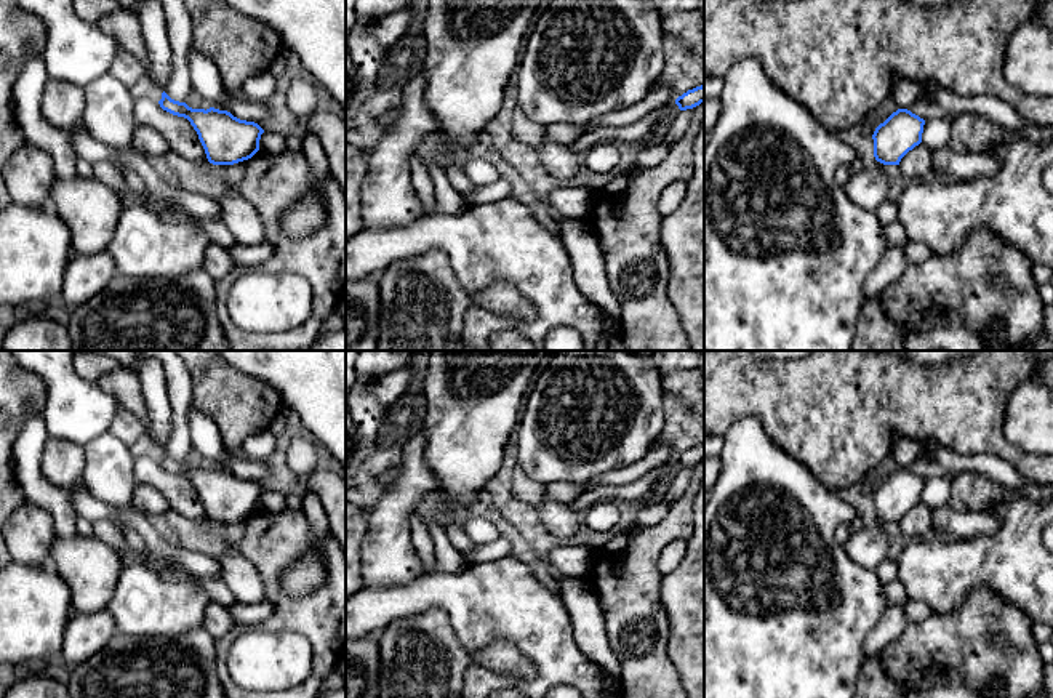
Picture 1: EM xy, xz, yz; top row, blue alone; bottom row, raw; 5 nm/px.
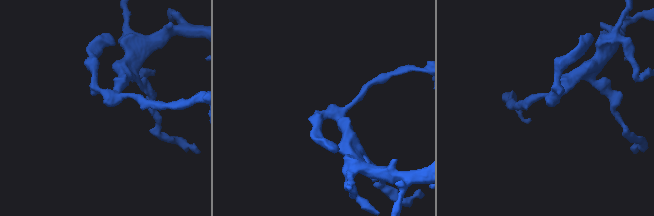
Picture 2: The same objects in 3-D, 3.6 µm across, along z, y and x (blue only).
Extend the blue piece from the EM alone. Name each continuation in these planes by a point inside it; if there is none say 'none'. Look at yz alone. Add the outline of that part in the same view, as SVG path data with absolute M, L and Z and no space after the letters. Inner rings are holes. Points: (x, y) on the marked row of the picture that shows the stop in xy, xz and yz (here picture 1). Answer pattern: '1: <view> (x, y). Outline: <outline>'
1: yz (868, 189). Outline: M877 160L866 163L858 174L850 176L843 191L851 203L861 207L863 210L875 211L880 203L888 200L885 165Z

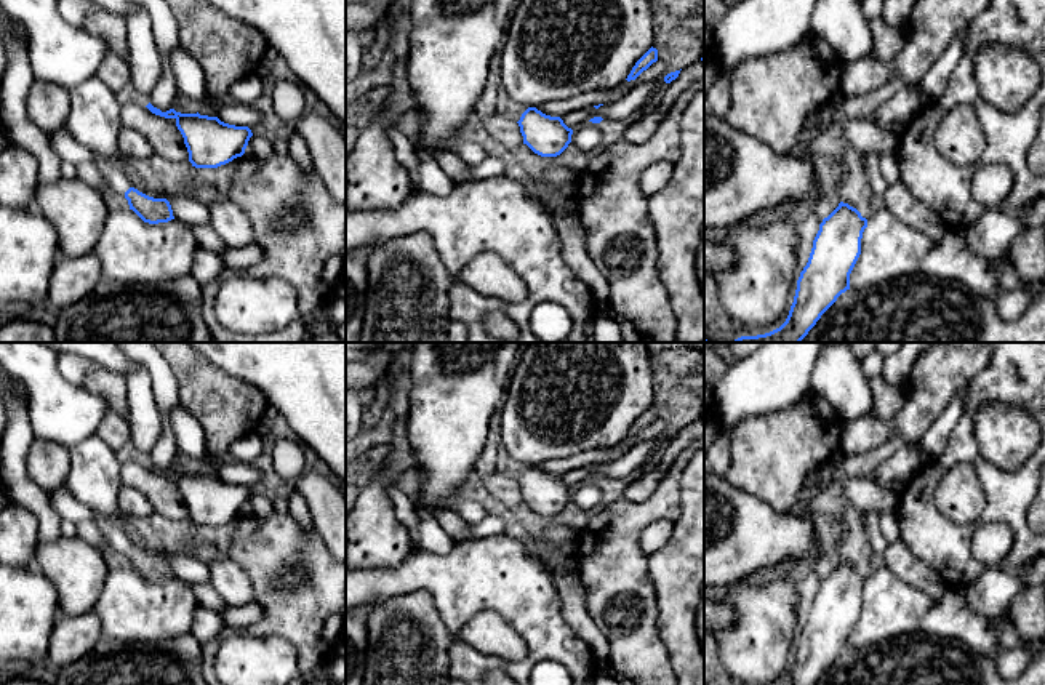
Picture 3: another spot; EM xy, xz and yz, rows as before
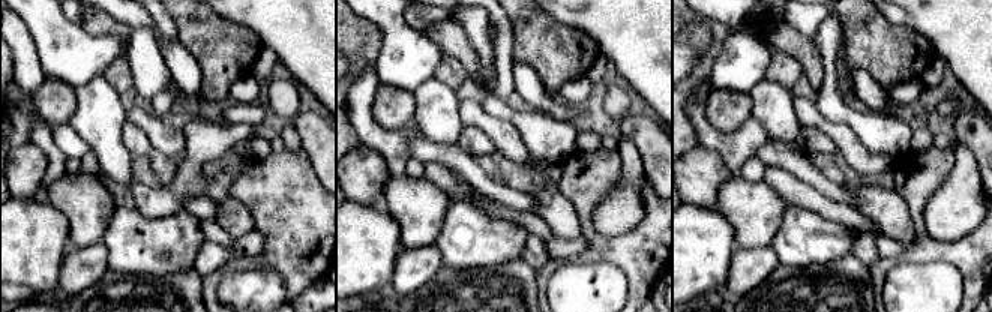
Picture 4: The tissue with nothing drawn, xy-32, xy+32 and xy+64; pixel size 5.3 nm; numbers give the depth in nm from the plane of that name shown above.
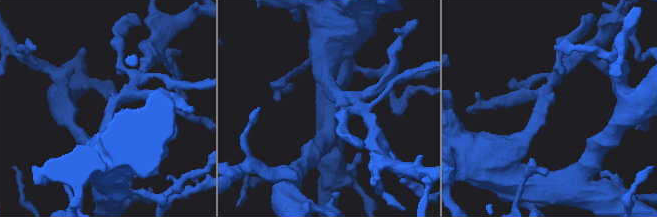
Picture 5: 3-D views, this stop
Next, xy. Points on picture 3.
1: xy (93, 120). Outline: M93 75L70 88L69 94L66 131L94 155L94 165L110 190L125 195L131 184L122 168L125 158L118 147L122 106L115 93Z

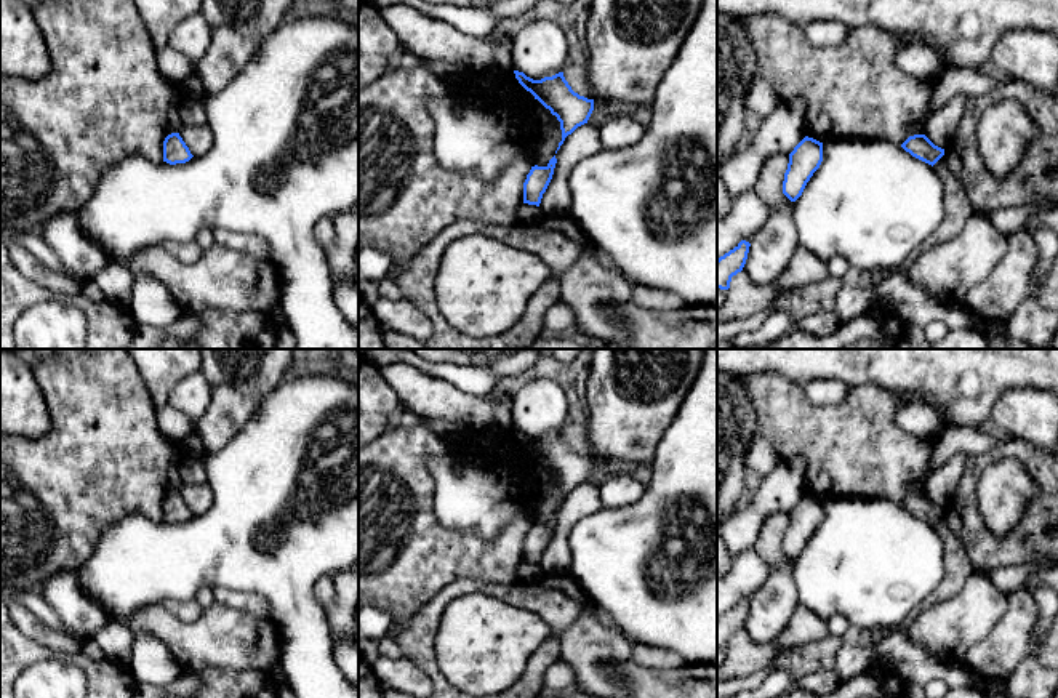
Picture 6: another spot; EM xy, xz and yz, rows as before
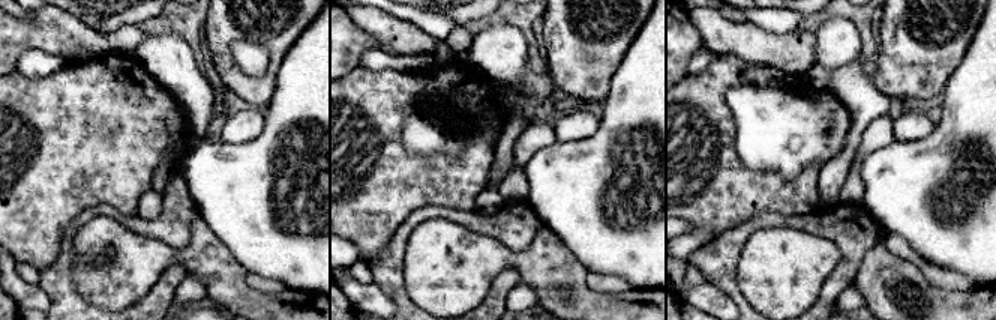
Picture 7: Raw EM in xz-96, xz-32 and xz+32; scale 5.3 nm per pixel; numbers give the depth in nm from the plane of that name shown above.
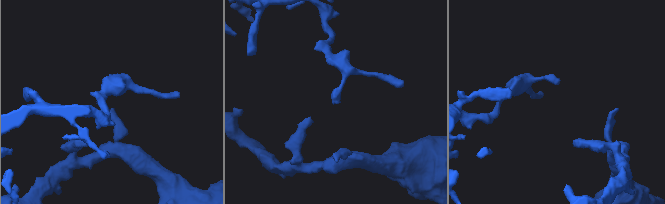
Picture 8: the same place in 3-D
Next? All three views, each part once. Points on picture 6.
none

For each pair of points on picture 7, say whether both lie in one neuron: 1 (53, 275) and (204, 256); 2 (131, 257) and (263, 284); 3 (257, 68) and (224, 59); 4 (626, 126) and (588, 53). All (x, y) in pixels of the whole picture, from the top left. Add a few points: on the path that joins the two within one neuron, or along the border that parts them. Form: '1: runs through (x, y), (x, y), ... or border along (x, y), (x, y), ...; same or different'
1: border along (74, 236), (74, 283), (75, 289), (90, 304); different
2: border along (246, 274), (246, 283), (251, 287), (275, 295); different
3: border along (228, 48), (251, 75), (269, 66); different
4: border along (618, 66), (602, 102); different

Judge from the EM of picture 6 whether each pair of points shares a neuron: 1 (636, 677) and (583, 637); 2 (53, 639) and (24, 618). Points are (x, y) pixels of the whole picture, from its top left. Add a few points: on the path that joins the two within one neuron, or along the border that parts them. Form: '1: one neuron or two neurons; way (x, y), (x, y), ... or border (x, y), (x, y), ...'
1: one neuron; way (623, 665), (615, 658), (602, 657), (596, 650)
2: one neuron; way (47, 636), (31, 625)

